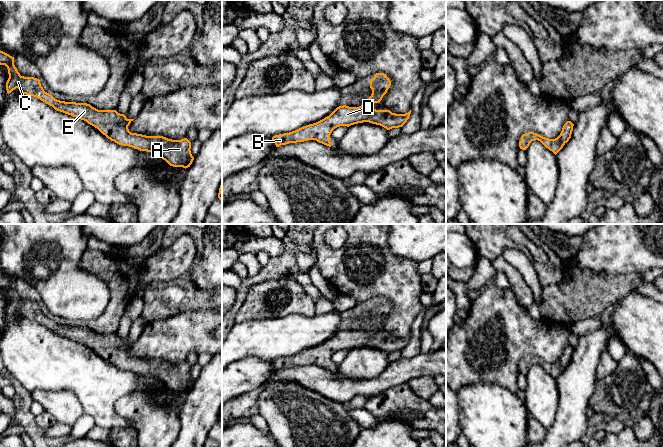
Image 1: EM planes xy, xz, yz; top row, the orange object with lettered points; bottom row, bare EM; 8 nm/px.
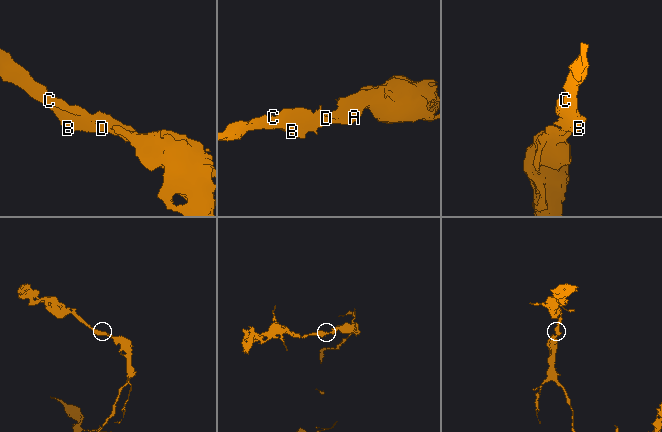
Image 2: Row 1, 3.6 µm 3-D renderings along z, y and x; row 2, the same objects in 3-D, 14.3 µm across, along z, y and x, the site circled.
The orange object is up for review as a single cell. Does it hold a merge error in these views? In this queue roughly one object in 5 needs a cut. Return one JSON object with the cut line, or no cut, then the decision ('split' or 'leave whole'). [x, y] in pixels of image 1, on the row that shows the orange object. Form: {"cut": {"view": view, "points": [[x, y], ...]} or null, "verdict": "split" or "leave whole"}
{"cut": null, "verdict": "leave whole"}

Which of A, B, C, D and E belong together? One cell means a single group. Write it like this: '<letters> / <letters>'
A B C D E

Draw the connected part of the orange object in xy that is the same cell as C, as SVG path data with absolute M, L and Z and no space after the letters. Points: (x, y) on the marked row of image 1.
M0 51L0 65L5 65L8 69L7 93L18 88L22 94L36 97L57 111L86 121L119 145L159 155L170 166L186 169L192 164L194 157L190 150L191 142L187 138L172 140L163 136L131 133L128 126L134 119L127 119L124 114L116 110L98 110L87 103L55 99L44 91L39 79L21 76L14 65L14 57L3 51Z

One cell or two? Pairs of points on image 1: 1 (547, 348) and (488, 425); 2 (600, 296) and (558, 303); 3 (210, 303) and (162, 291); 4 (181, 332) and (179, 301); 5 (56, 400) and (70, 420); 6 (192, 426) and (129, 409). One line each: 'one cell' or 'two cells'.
1: two cells
2: one cell
3: one cell
4: two cells
5: one cell
6: two cells

